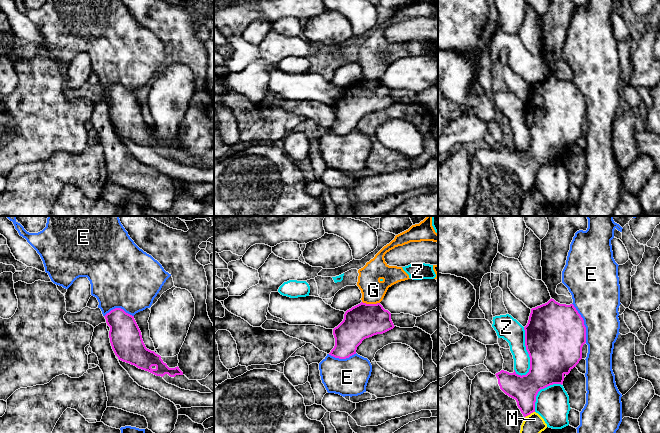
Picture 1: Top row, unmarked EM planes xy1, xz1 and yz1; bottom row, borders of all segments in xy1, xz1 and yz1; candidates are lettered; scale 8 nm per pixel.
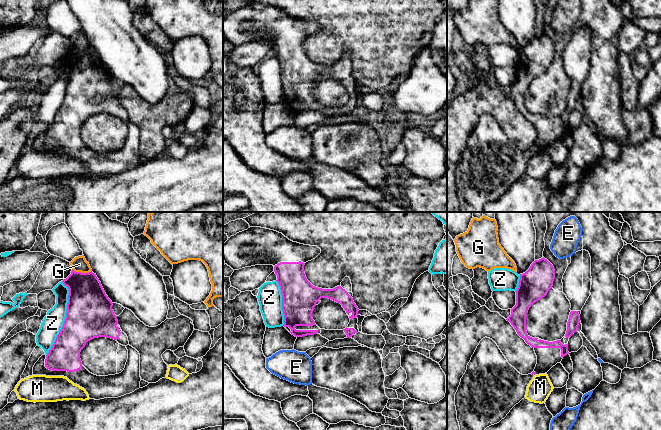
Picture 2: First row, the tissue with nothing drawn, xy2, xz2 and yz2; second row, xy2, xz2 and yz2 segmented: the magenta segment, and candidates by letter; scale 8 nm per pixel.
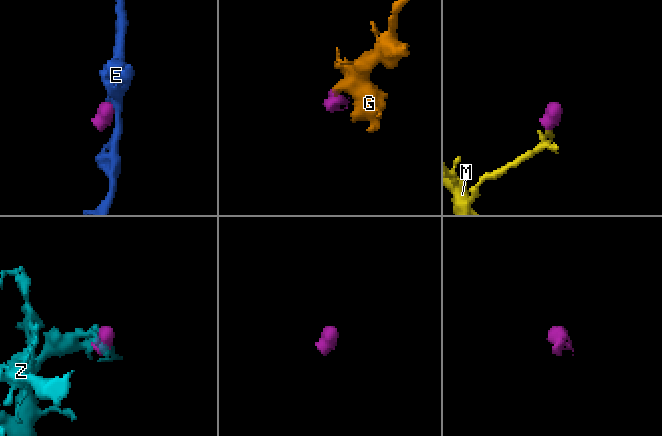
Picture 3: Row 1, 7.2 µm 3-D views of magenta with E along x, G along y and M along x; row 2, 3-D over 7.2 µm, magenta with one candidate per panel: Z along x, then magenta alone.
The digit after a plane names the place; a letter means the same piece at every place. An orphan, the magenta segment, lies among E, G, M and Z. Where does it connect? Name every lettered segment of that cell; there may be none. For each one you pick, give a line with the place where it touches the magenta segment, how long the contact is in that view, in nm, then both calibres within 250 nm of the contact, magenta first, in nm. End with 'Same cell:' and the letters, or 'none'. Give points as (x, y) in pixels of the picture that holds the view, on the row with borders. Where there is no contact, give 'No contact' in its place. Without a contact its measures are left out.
Same cell: none

